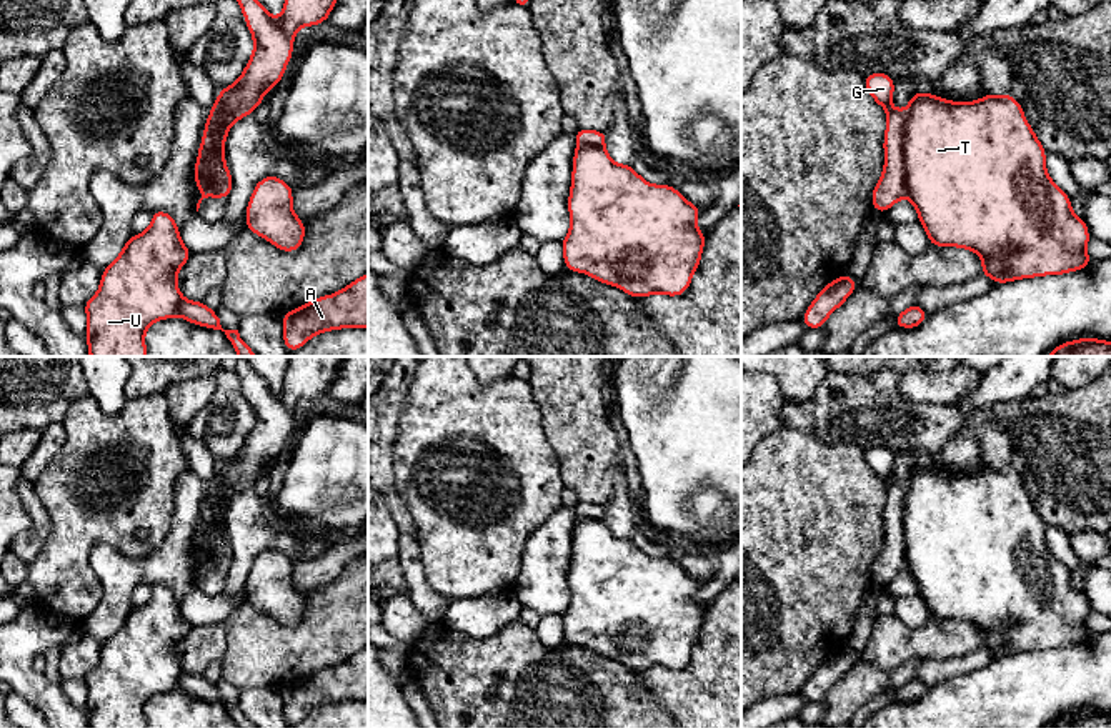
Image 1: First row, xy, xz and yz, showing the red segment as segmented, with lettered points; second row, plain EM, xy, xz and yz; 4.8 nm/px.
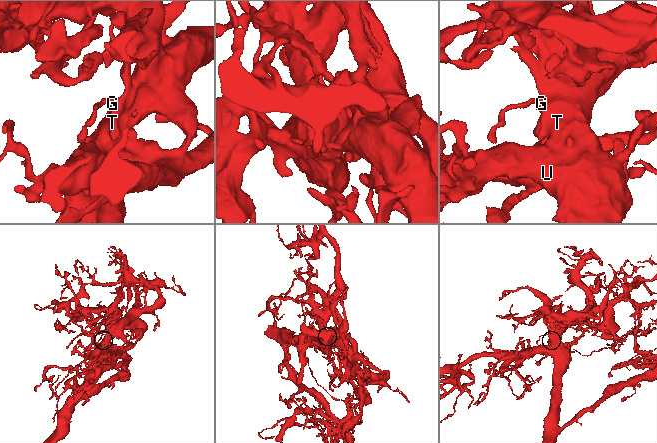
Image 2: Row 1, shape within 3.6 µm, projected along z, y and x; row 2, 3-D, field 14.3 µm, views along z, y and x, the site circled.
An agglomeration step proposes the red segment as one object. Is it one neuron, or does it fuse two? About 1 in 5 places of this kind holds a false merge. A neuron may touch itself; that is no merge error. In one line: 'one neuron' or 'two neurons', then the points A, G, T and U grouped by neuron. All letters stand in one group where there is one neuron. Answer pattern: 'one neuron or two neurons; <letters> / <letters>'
one neuron; A G T U

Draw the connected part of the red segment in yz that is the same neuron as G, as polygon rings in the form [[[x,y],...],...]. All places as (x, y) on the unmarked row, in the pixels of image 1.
[[[878,445],[863,450],[864,460],[873,473],[886,483],[886,506],[883,513],[884,521],[884,543],[871,566],[873,581],[881,588],[889,583],[899,571],[908,570],[918,586],[919,596],[928,606],[929,618],[934,620],[959,620],[978,626],[983,631],[981,650],[991,650],[998,660],[1021,651],[1063,648],[1074,643],[1088,641],[1093,633],[1086,628],[1089,618],[1089,601],[1083,591],[1076,590],[1071,583],[1071,571],[1049,551],[1044,540],[1046,523],[1029,500],[1019,475],[1011,468],[991,468],[986,466],[978,475],[948,475],[938,468],[928,468],[921,461],[909,471],[906,483],[896,483],[891,480],[894,465],[894,451]]]

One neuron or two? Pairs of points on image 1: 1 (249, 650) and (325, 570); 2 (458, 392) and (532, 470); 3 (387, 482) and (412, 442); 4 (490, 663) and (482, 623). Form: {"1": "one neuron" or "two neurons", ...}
{"1": "two neurons", "2": "one neuron", "3": "two neurons", "4": "two neurons"}

